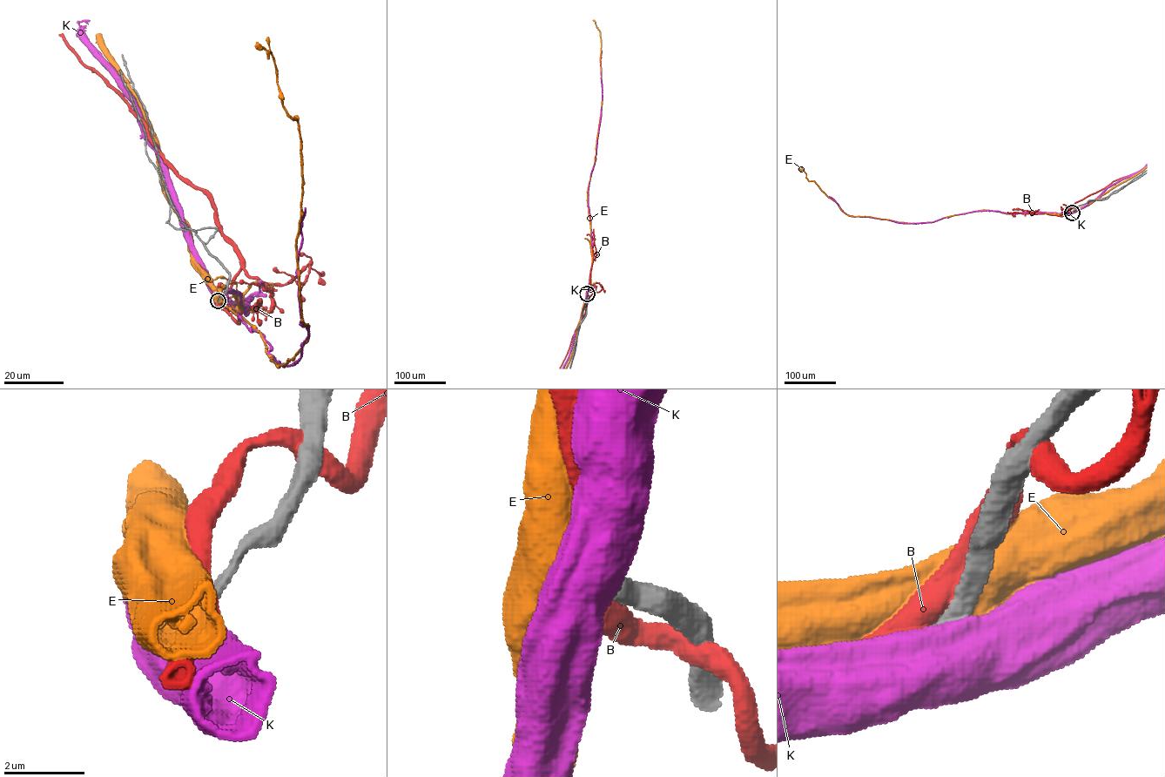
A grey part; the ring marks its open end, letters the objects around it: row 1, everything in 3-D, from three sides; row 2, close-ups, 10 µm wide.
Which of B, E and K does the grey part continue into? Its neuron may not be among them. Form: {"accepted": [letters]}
{"accepted": []}

